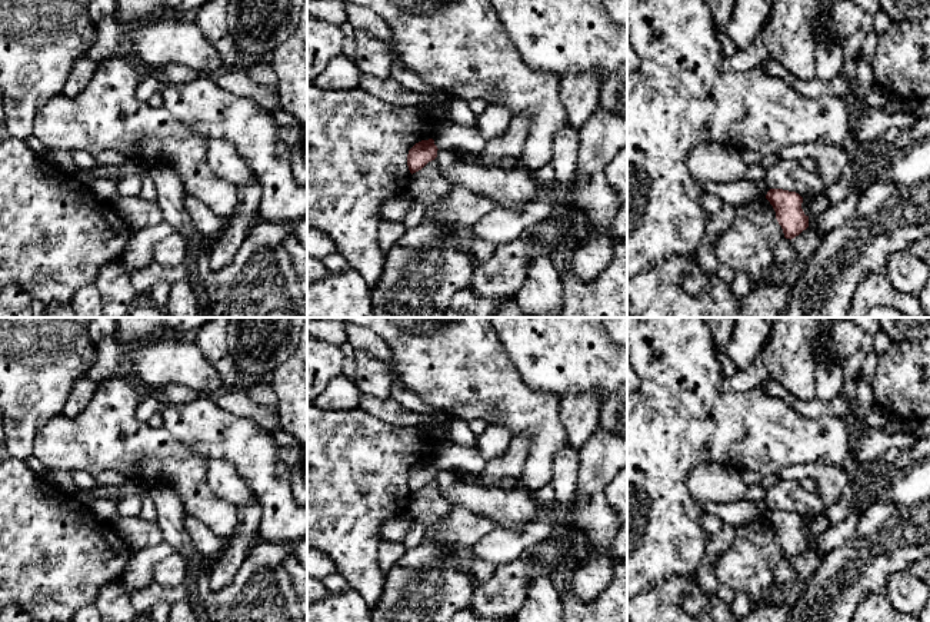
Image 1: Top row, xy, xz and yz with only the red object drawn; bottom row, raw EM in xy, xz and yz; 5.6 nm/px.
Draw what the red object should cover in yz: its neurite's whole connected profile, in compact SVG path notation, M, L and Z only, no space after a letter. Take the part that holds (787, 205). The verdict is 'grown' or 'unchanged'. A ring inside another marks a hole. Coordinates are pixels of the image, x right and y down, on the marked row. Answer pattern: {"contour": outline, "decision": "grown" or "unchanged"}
{"contour": "M770 189L766 194L786 239L794 239L809 227L809 216L801 209L803 197L796 192Z", "decision": "unchanged"}

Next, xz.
{"contour": "M433 139L416 143L407 154L407 166L410 173L421 170L429 162L437 157L437 146Z", "decision": "unchanged"}

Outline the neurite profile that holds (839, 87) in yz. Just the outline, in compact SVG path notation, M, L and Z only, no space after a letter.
M767 57L767 60L761 64L761 69L769 76L784 80L799 94L810 99L823 96L834 96L844 99L849 93L851 93L856 97L856 92L859 89L857 80L849 82L843 76L836 77L833 80L821 80L817 77L813 80L800 80L771 57Z

